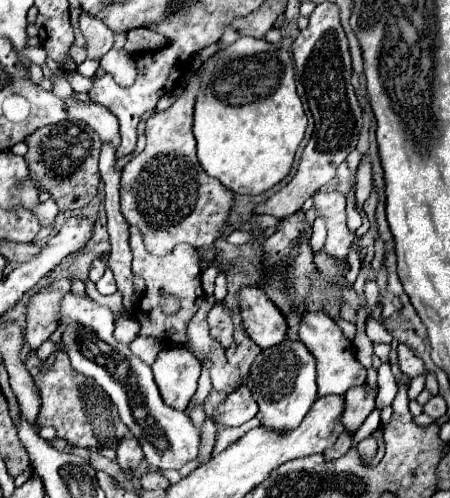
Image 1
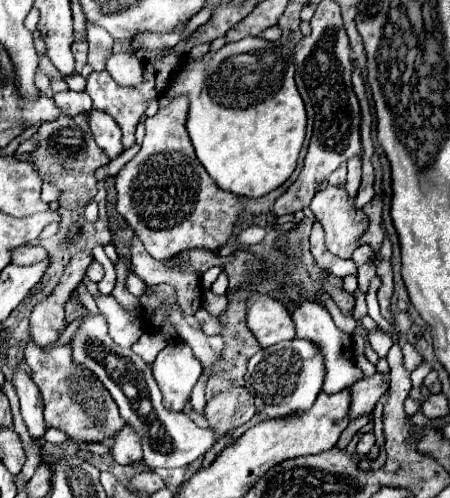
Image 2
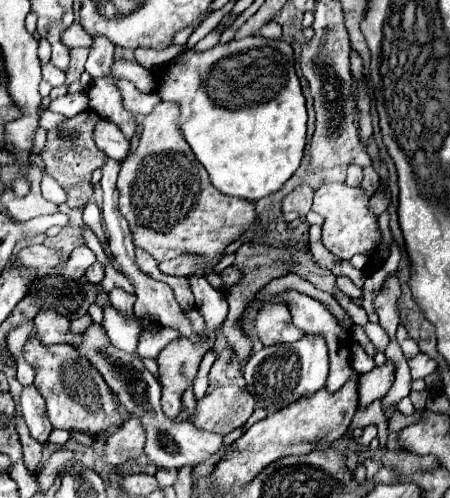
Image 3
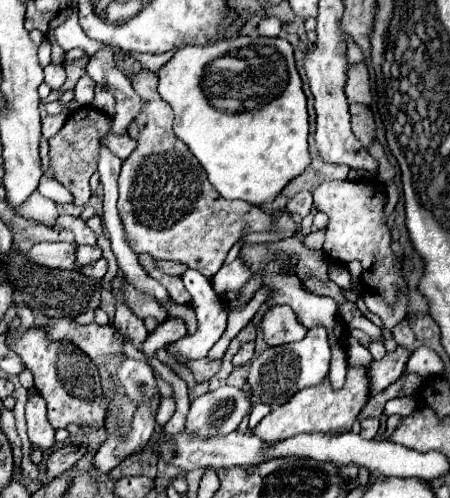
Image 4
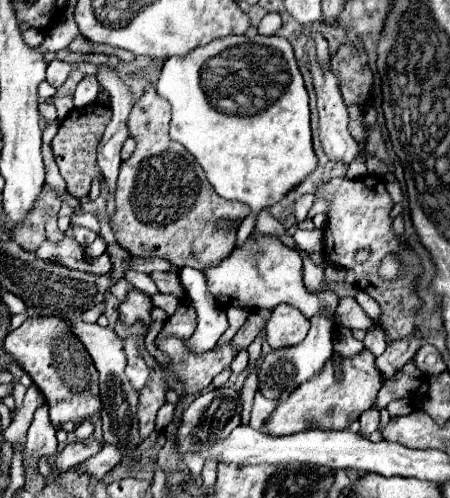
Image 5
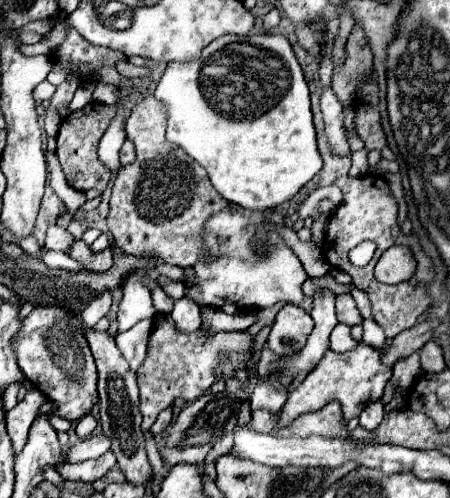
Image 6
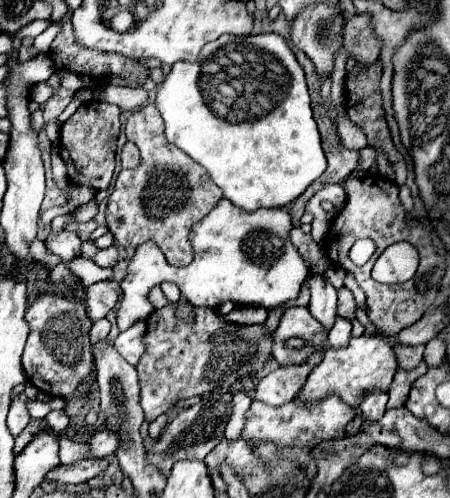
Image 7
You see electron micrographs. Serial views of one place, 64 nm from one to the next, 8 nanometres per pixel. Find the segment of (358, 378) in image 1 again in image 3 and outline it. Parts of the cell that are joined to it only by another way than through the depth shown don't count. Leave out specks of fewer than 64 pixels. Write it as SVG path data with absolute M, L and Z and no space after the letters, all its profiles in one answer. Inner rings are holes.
M296 290L284 292L282 298L284 298L284 302L286 302L288 308L290 308L294 326L300 328L304 334L318 334L318 336L322 336L322 338L326 340L326 344L328 344L330 374L328 374L328 380L326 380L326 390L328 390L328 392L336 392L336 390L340 390L350 378L356 378L358 372L356 372L356 370L352 368L352 364L350 364L352 336L350 336L348 330L344 330L344 328L336 322L336 318L330 314L330 310L328 310L322 302L318 302L318 300L310 298L310 296L306 296L306 294L300 294L300 292L296 292Z

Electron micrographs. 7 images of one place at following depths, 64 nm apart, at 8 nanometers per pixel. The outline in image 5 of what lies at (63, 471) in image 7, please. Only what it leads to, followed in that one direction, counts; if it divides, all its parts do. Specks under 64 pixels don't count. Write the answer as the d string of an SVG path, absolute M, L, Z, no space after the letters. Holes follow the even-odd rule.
M104 444L104 448L96 456L82 462L80 468L86 470L88 474L92 474L96 480L102 480L102 476L108 474L120 462L120 458L122 458L122 452L120 452L118 446Z

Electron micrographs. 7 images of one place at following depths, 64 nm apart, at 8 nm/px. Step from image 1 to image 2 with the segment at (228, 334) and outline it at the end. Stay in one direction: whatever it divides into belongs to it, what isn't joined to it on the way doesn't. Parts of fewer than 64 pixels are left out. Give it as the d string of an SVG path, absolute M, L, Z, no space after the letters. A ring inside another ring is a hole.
M200 308L200 310L196 312L196 316L198 316L204 332L208 332L208 334L222 334L224 322L220 320L220 316L212 316L212 314L206 312L204 308Z

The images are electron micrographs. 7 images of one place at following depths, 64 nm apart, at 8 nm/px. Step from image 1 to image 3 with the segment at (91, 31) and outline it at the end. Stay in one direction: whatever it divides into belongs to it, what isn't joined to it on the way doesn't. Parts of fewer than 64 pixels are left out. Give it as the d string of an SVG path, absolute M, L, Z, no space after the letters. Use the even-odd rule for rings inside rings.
M94 36L86 62L86 72L92 78L110 76L110 64L114 60L114 44L106 36Z

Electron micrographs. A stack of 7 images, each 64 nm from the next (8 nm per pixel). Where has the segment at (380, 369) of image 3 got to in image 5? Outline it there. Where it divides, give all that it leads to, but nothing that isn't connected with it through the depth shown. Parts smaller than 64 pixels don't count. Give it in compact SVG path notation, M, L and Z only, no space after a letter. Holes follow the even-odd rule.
M416 332L408 340L390 342L388 348L384 350L384 354L376 358L376 368L380 370L380 376L384 380L392 378L398 370L404 368L406 362L412 360L412 356L416 354L418 348L420 348L420 336L416 336Z

